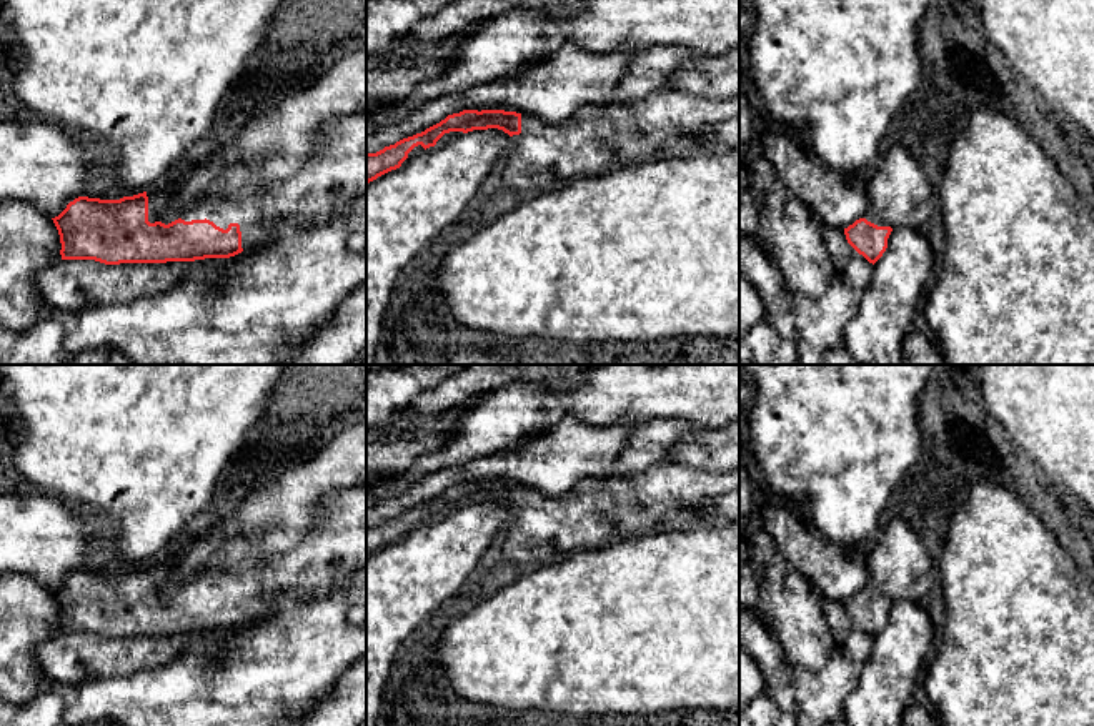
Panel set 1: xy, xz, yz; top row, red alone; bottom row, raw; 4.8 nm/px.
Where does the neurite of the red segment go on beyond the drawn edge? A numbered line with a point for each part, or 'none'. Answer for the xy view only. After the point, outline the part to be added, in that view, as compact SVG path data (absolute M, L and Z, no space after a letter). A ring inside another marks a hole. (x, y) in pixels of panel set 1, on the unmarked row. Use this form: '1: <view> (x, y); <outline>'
1: xy (330, 556); M366 483L328 496L320 508L316 531L288 553L261 556L243 536L236 536L215 551L191 579L172 581L172 569L183 556L185 551L173 546L147 564L150 596L168 598L178 591L185 594L206 591L223 603L230 596L238 596L243 623L271 614L275 598L290 589L295 589L300 599L325 598L333 588L348 586L356 573L366 569Z

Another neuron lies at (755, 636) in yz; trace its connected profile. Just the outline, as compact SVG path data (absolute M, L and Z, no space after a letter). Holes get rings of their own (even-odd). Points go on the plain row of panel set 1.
M739 608L739 644L764 674L764 691L781 709L794 713L794 688L789 678L791 664L779 639L756 611Z

